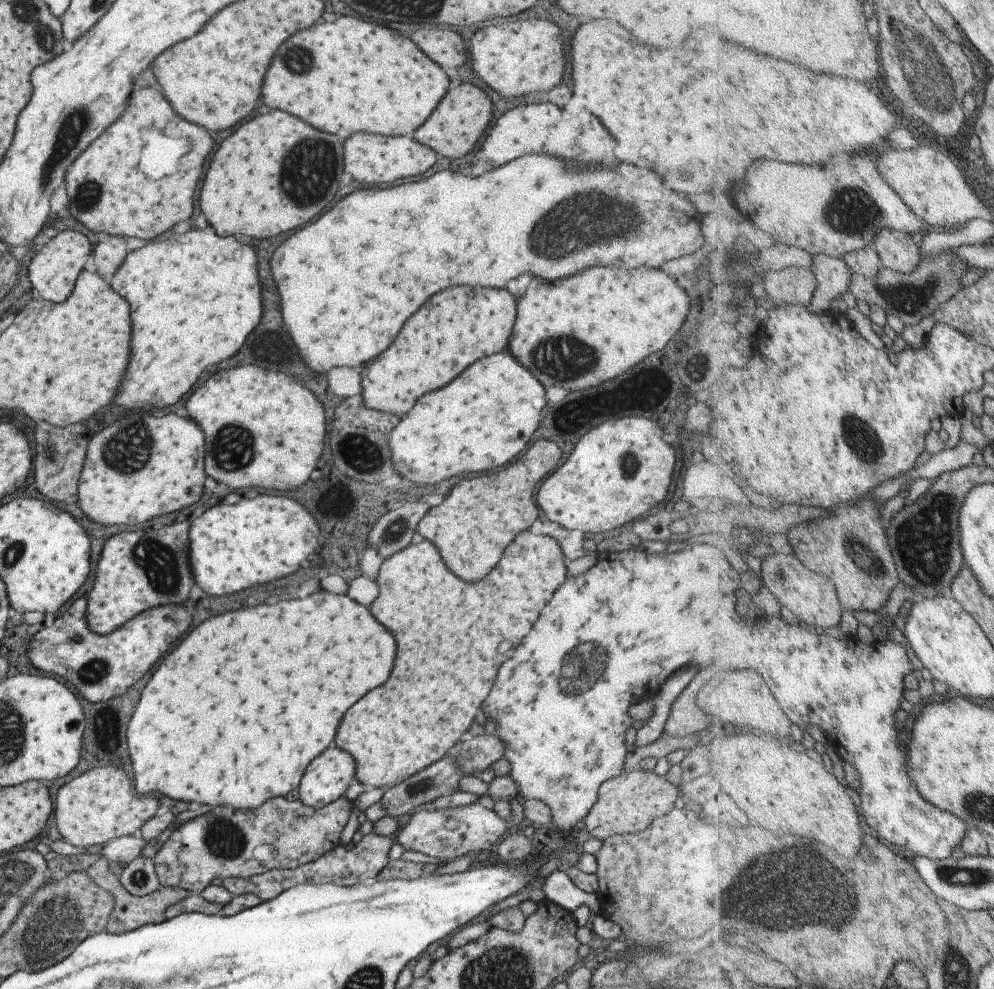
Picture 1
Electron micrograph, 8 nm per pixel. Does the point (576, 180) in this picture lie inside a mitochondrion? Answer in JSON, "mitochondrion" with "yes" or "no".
{"mitochondrion":"yes"}

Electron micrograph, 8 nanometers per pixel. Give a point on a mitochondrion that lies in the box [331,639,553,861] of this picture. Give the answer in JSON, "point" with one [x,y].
{"point":[429,782]}

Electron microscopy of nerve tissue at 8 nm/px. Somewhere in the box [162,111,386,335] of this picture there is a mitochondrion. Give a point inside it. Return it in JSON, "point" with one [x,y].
{"point":[309,170]}

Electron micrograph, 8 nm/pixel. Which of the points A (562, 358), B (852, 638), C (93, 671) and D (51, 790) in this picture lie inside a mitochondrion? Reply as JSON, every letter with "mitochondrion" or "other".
{"A":"mitochondrion","B":"other","C":"mitochondrion","D":"other"}

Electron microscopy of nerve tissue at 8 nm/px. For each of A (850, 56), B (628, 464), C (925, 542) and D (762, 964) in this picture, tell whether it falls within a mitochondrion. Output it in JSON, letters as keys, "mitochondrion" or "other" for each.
{"A":"other","B":"mitochondrion","C":"mitochondrion","D":"other"}

